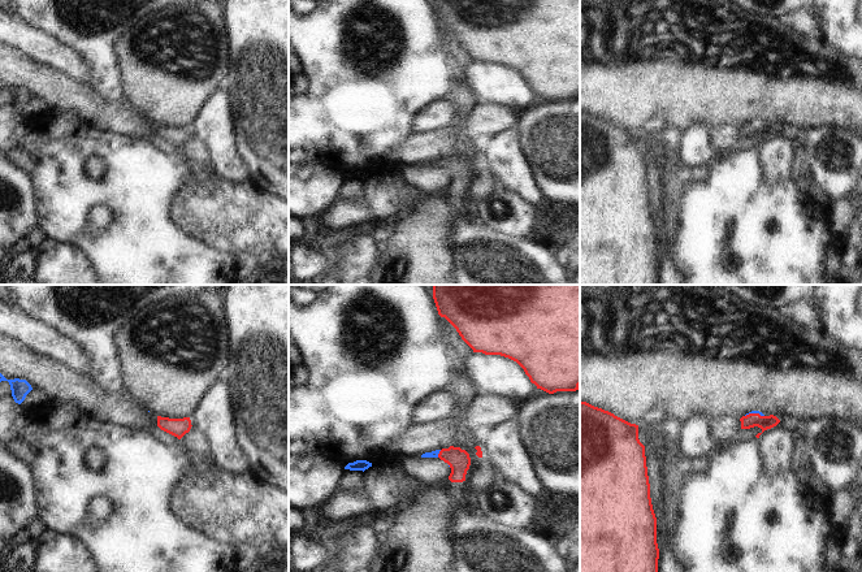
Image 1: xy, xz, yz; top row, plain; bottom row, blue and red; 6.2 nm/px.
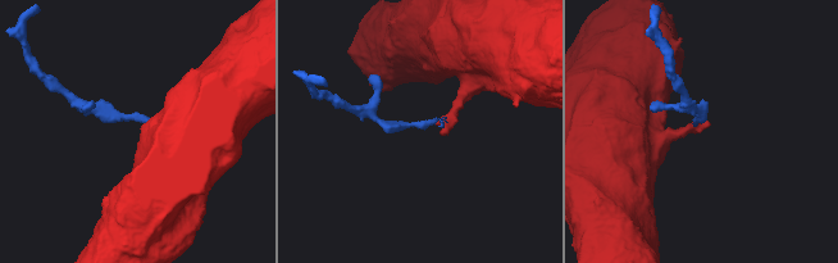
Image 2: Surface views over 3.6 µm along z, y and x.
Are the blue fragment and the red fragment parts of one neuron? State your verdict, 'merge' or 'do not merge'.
merge

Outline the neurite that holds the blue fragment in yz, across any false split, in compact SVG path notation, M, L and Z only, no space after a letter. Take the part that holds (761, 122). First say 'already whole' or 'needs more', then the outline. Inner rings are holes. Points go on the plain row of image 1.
needs more | M751 120L746 122L740 127L740 130L741 130L741 138L750 138L758 135L762 138L762 142L767 138L776 135L780 131L780 129L776 125L774 124L764 125L759 120Z

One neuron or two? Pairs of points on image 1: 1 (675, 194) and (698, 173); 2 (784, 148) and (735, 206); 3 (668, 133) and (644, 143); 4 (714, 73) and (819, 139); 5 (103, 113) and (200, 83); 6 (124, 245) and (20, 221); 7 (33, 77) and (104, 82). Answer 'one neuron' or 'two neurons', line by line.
1: one neuron
2: two neurons
3: one neuron
4: two neurons
5: two neurons
6: two neurons
7: two neurons

